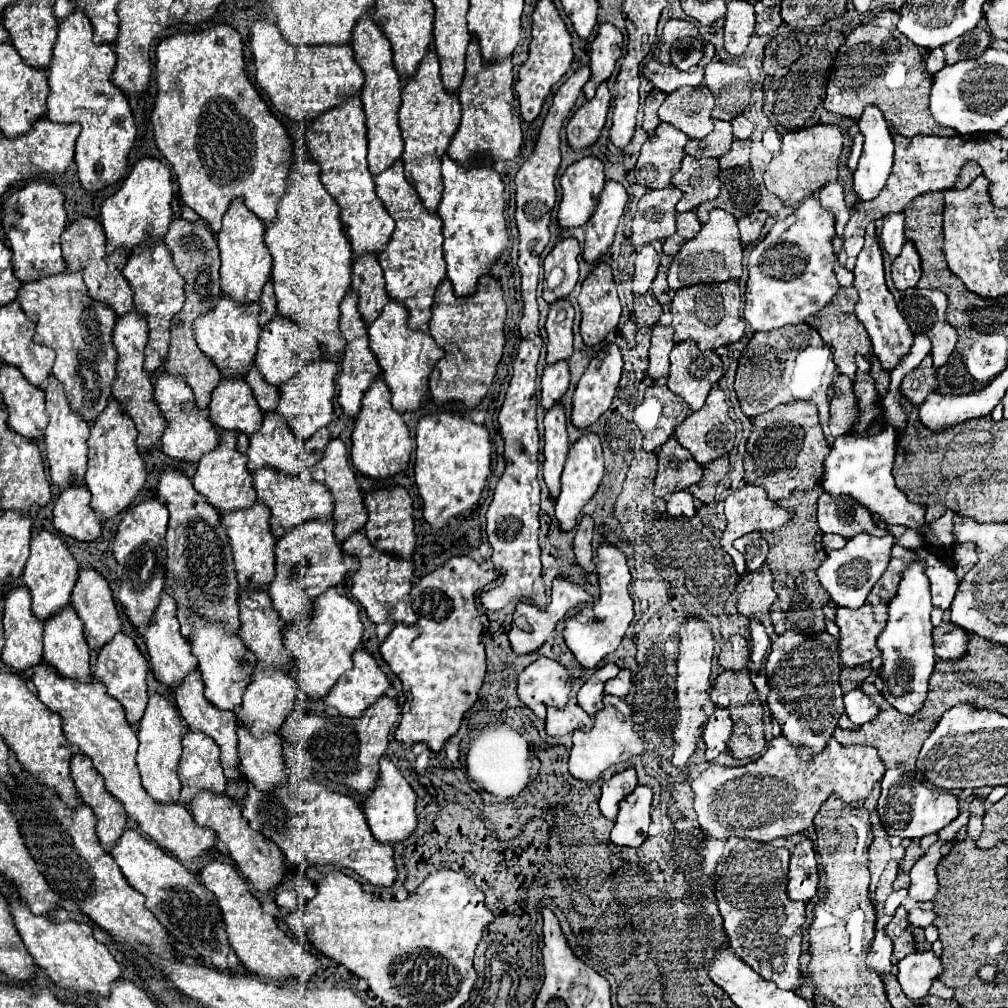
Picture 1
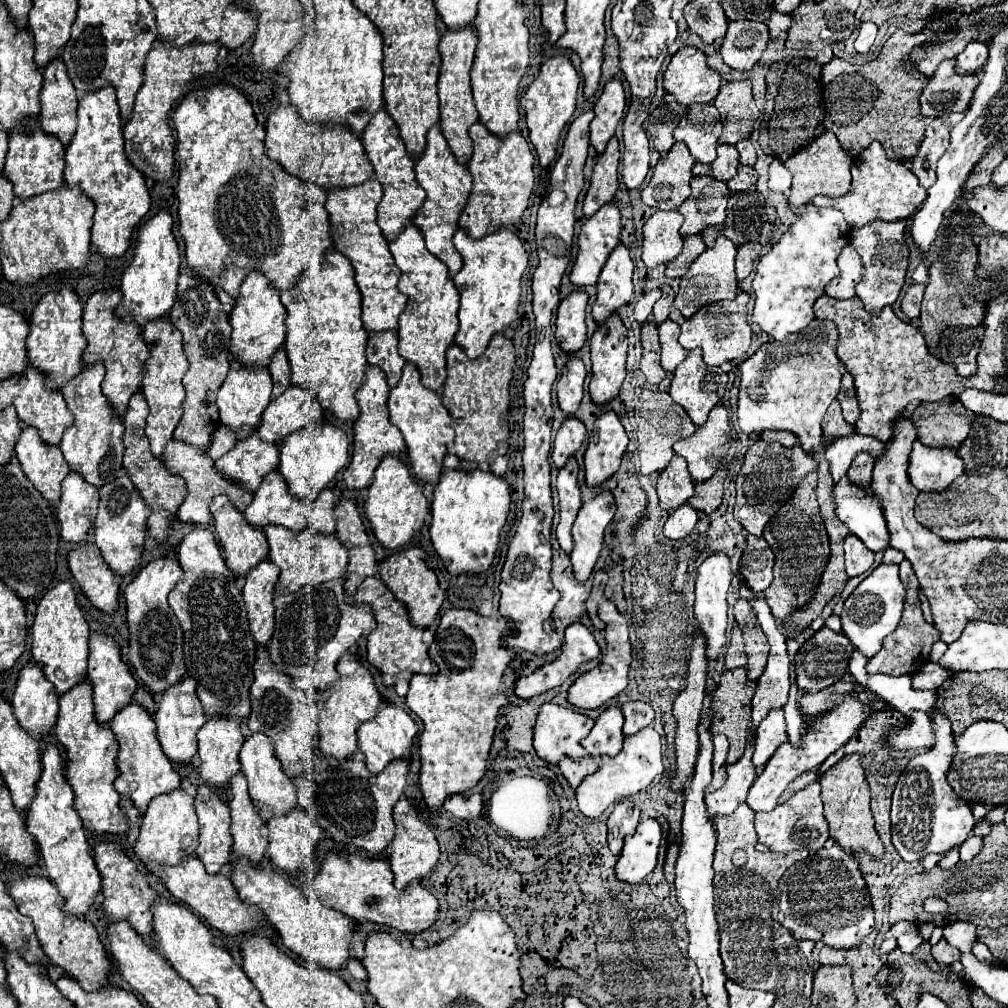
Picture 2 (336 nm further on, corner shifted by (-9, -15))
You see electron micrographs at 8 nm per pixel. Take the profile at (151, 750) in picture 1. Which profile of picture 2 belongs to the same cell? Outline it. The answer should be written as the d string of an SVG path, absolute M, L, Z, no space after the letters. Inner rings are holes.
M183 789L173 791L171 795L159 795L149 803L147 813L139 825L139 837L133 847L135 855L145 863L147 871L157 865L177 865L185 855L195 855L199 839L199 825L193 807L193 797Z

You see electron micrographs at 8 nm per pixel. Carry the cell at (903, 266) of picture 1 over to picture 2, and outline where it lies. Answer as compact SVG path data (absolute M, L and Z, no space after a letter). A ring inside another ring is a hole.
M917 283L917 285L911 285L911 287L907 289L907 293L903 295L903 299L901 299L901 309L903 309L903 313L905 313L909 319L917 319L917 317L919 317L919 307L921 307L923 291L925 291L925 285Z

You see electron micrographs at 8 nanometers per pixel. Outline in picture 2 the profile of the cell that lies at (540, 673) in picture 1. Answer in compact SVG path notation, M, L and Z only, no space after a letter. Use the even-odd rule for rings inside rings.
M545 703L537 715L537 725L535 725L535 739L533 739L533 749L535 753L547 761L557 765L563 757L571 757L573 761L583 759L587 753L581 747L581 739L589 735L589 731L593 729L593 719L589 719L583 713L577 713L573 709L565 709L561 705L553 705L553 703Z

